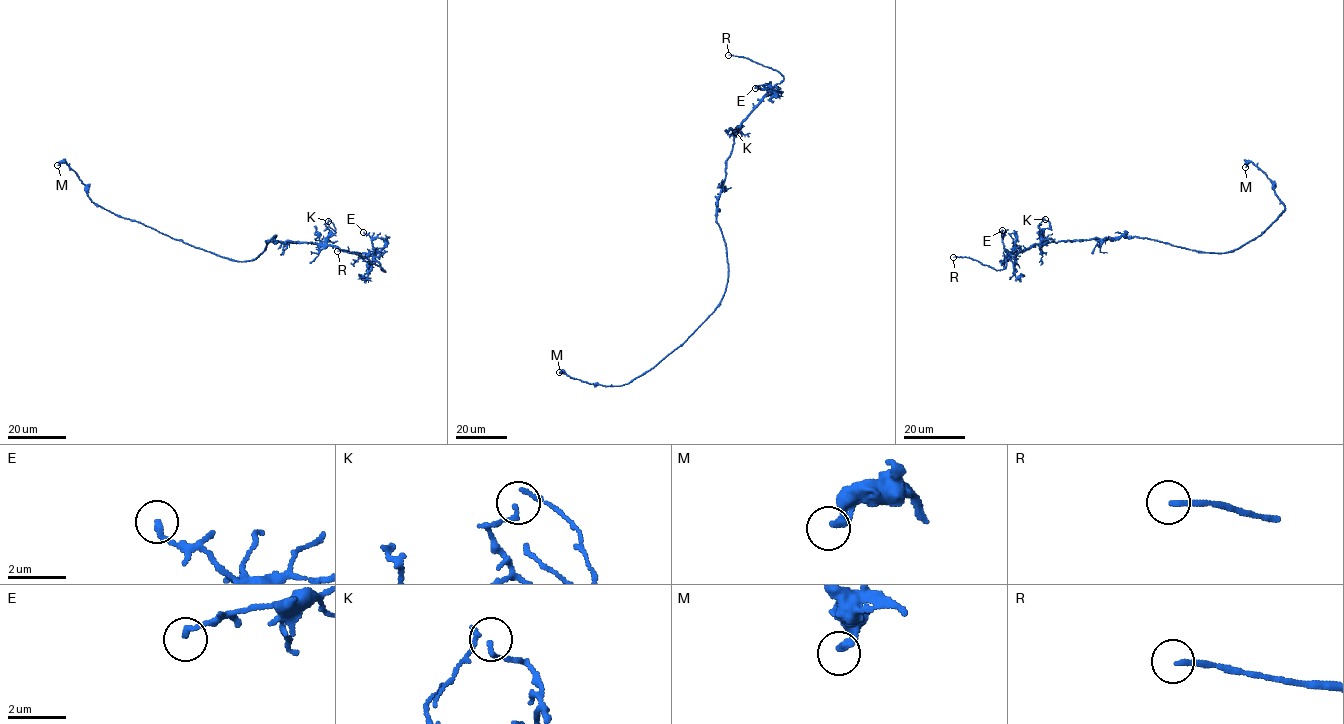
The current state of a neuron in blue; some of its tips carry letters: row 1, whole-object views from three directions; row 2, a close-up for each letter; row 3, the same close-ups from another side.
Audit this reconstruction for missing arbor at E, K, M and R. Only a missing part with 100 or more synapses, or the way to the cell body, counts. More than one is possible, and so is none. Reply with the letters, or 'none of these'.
R

